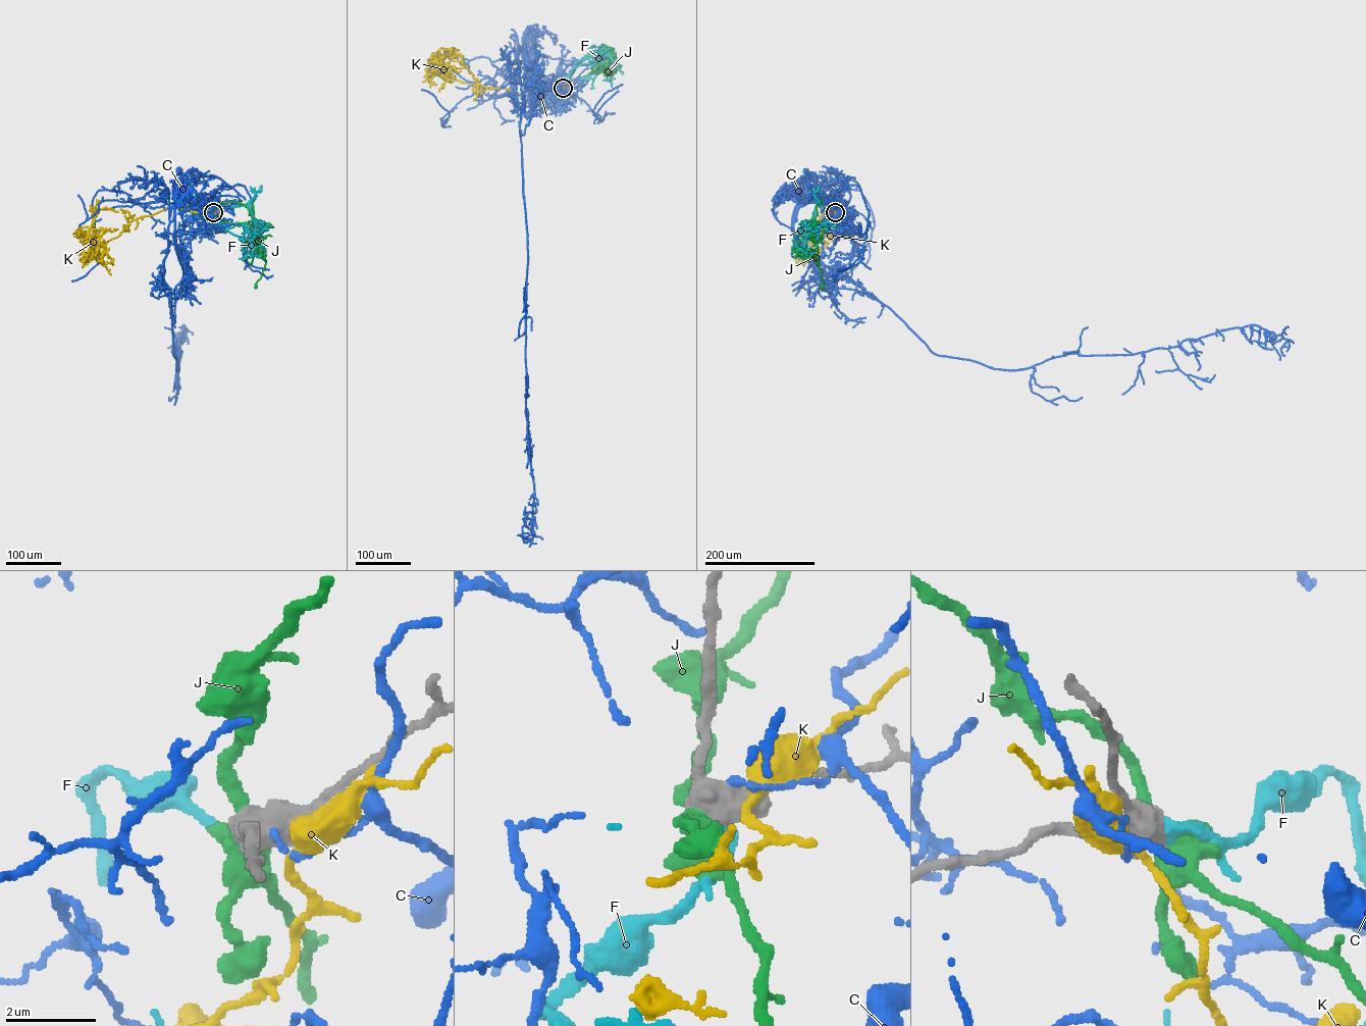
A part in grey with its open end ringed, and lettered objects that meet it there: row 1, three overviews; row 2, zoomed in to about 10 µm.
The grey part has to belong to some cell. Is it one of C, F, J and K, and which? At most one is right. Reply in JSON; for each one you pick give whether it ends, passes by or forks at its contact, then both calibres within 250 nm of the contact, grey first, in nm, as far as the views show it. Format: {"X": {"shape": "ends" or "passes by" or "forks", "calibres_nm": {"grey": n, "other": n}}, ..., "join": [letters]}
{"F": {"shape": "ends", "calibres_nm": {"grey": 550, "other": 320}}, "join": ["F"]}

